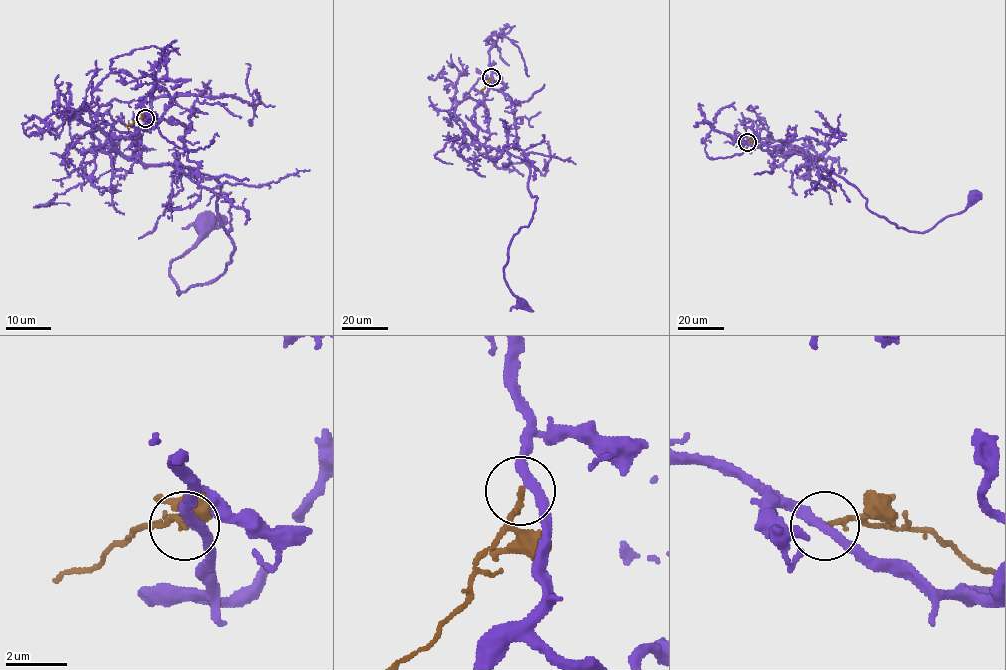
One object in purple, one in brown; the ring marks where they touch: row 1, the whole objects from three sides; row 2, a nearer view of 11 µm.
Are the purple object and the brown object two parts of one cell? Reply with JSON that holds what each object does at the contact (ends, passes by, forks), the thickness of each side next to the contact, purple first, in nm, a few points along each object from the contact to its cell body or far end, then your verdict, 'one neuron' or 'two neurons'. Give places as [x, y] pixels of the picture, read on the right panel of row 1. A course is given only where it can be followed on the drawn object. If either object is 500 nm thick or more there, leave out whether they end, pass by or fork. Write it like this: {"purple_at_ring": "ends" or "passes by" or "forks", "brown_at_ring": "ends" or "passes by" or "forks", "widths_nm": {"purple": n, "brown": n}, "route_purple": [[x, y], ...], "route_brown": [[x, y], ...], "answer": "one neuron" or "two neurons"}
{"purple_at_ring": "passes by", "brown_at_ring": "ends", "widths_nm": {"purple": 320, "brown": 190}, "route_purple": [[746, 142], [809, 157], [853, 185], [869, 210], [907, 230], [933, 228], [961, 213], [973, 197]], "route_brown": [[747, 142], [755, 142], [762, 148]], "answer": "two neurons"}

